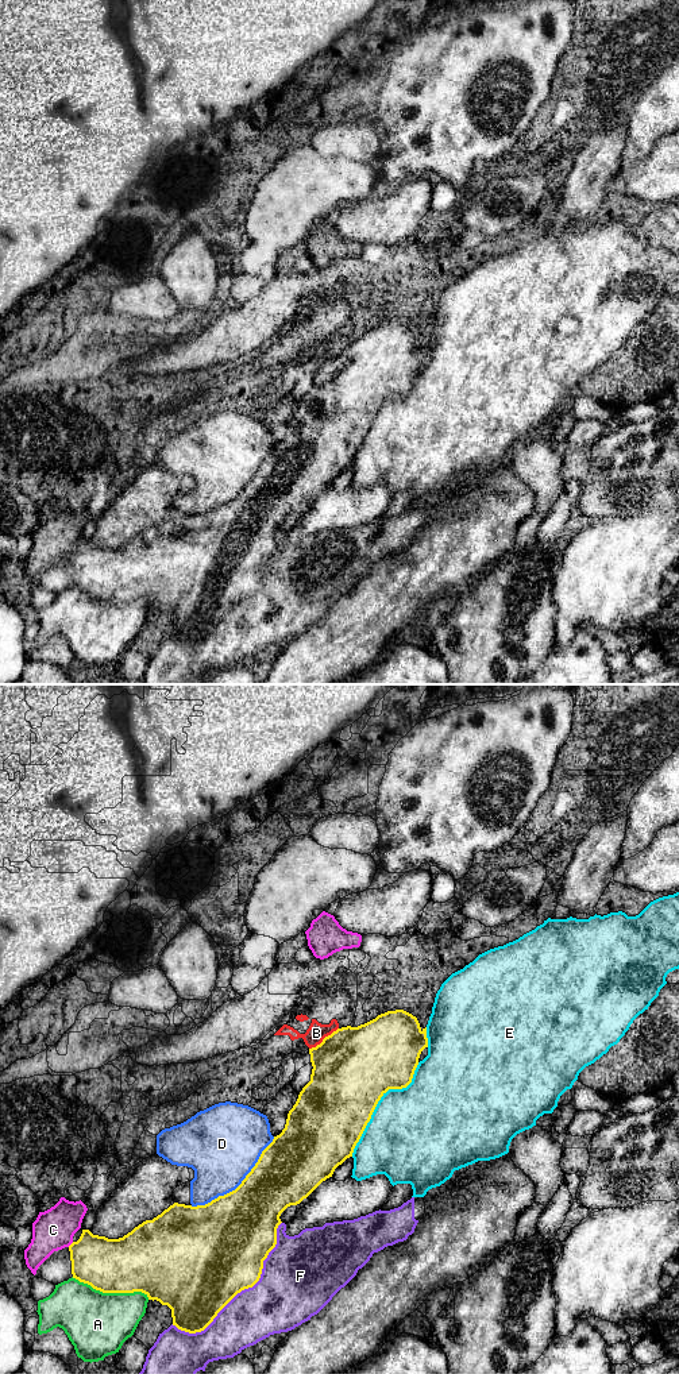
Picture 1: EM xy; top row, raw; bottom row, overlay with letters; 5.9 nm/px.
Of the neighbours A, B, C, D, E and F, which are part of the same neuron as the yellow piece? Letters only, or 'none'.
none

